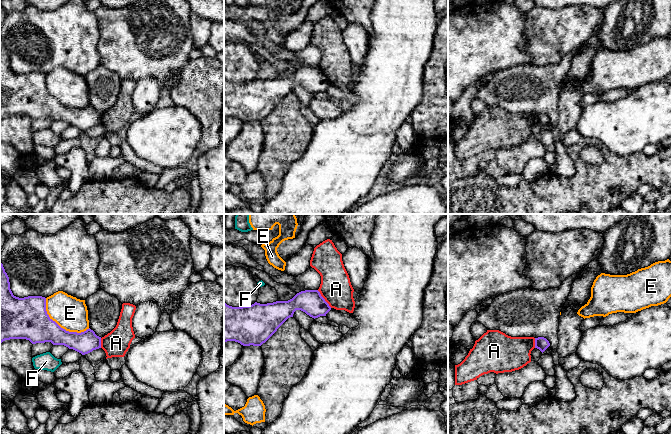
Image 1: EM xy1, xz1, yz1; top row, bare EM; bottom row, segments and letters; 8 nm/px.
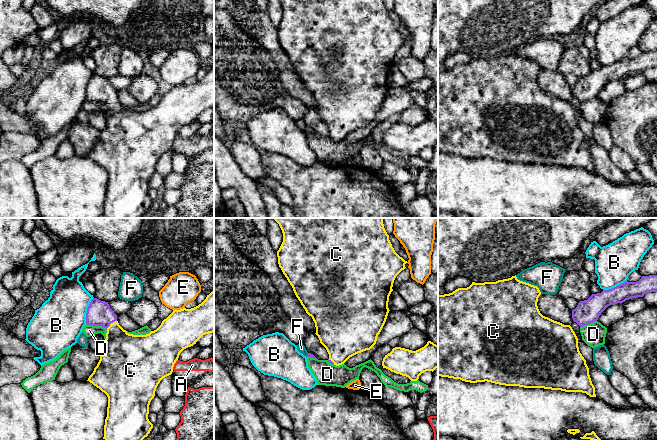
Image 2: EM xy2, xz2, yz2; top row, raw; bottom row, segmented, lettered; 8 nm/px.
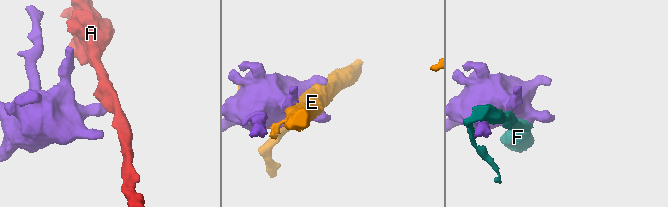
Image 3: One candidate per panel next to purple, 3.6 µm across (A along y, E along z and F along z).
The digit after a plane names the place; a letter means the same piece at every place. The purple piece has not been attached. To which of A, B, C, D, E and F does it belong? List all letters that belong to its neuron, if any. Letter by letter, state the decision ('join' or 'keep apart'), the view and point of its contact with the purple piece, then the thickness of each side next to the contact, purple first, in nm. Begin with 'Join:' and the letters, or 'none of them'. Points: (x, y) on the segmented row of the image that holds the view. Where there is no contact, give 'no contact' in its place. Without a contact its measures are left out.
Join: C
A: keep apart; contact xz1 (324, 299); calibres 200 and 240 nm
B: keep apart; contact xy2 (87, 310); calibres 200 and 380 nm
C: join; contact xy2 (111, 322); calibres 200 and 280 nm
D: keep apart; contact xy2 (96, 325); calibres 200 and 100 nm
E: keep apart; contact xy1 (59, 326); calibres 300 and 260 nm
F: keep apart; contact xz2 (308, 355); calibres 30 and 70 nm

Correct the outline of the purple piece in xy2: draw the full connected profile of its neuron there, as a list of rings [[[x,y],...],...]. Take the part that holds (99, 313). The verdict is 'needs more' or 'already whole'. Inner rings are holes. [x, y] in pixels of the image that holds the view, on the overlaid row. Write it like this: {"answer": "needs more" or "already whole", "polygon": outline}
{"answer": "needs more", "polygon": [[[214,290],[198,306],[173,310],[161,325],[146,335],[133,335],[124,330],[108,302],[91,300],[86,313],[86,324],[107,329],[106,352],[88,380],[108,397],[104,425],[105,440],[143,440],[153,424],[148,419],[149,405],[160,381],[171,375],[180,353],[196,344],[205,334],[214,332]]]}

